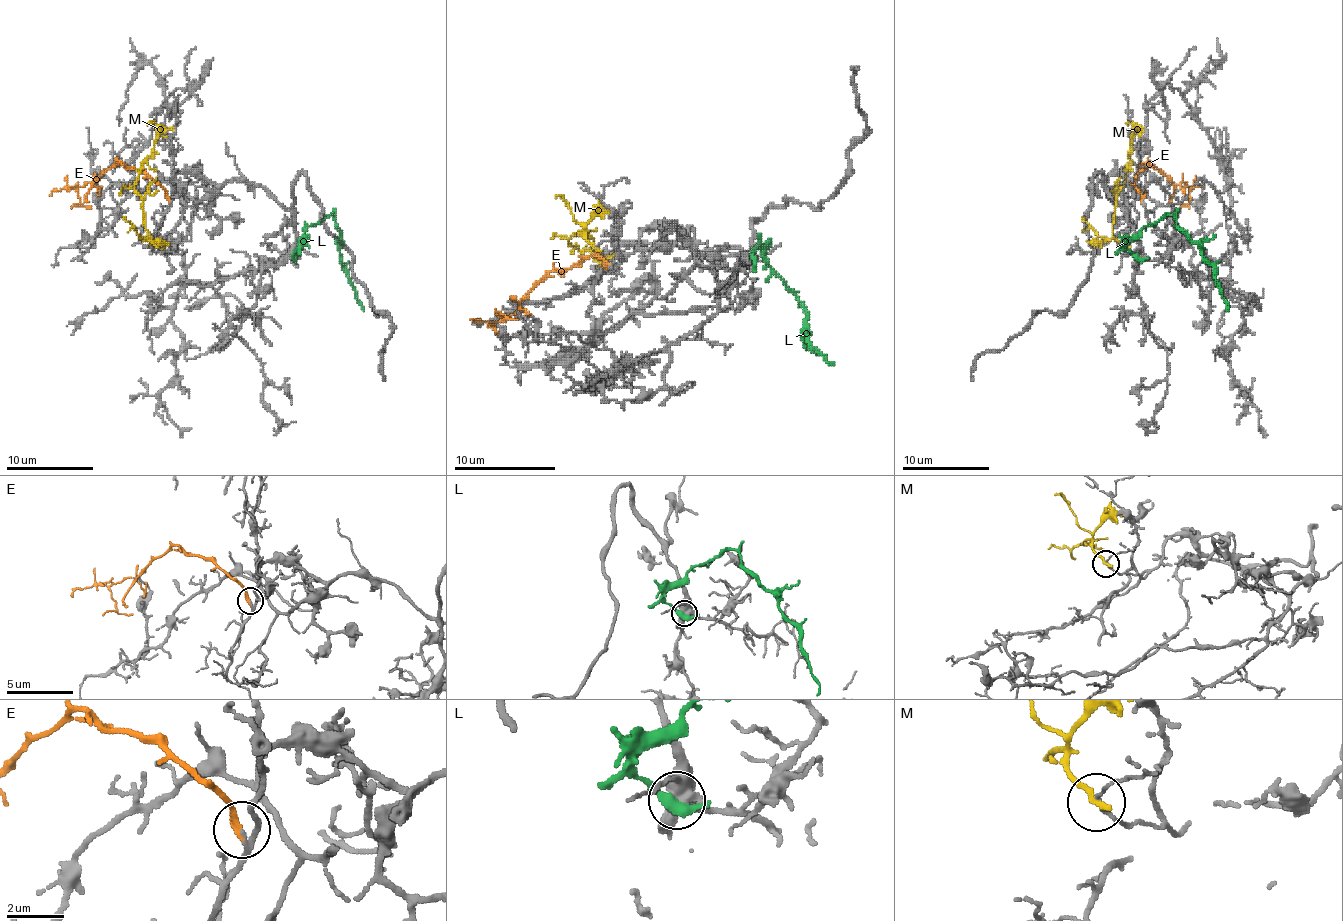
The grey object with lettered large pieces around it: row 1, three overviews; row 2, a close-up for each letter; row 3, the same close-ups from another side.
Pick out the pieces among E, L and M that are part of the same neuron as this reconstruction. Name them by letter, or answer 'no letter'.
E

